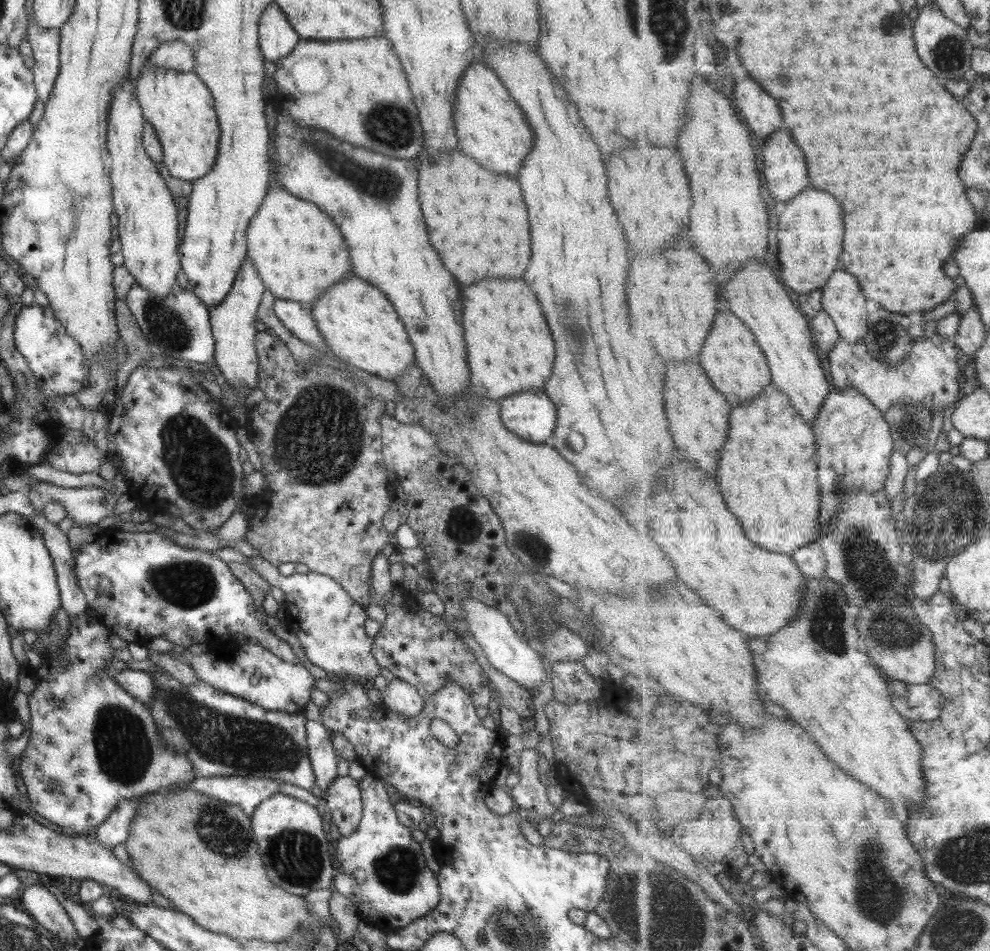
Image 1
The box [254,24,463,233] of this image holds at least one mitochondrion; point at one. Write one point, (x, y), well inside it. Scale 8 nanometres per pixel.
(383, 186)

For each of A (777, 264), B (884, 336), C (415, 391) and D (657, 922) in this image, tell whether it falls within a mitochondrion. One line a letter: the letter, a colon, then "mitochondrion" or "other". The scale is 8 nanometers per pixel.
A: other
B: mitochondrion
C: mitochondrion
D: mitochondrion

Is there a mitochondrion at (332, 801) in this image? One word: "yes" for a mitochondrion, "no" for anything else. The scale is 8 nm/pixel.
no

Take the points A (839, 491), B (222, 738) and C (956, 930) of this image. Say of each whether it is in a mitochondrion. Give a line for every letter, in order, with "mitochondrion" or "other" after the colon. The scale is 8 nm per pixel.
A: other
B: mitochondrion
C: mitochondrion

